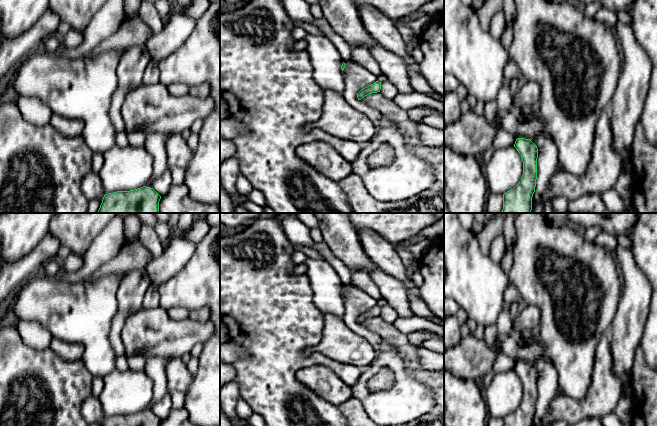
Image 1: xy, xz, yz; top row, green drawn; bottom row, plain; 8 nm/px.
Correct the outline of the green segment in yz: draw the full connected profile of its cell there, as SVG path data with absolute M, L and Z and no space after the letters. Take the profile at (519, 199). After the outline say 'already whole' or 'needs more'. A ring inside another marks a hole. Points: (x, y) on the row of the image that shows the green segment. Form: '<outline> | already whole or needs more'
M517 138L514 147L523 161L523 175L513 189L503 194L502 213L531 213L537 179L538 148L525 138Z | already whole

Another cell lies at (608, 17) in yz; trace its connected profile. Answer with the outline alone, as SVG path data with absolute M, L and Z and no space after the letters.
M600 7L596 12L594 19L602 22L610 29L614 29L616 24L619 22L616 13L605 7Z

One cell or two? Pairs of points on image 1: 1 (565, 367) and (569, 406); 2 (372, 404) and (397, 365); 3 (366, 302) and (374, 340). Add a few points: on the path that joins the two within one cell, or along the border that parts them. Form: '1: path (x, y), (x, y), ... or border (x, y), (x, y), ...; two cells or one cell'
1: border (589, 385), (581, 399), (562, 395), (558, 387); two cells
2: path (384, 400), (398, 386), (398, 377); one cell
3: path (356, 312), (354, 314), (354, 323), (364, 332); one cell

